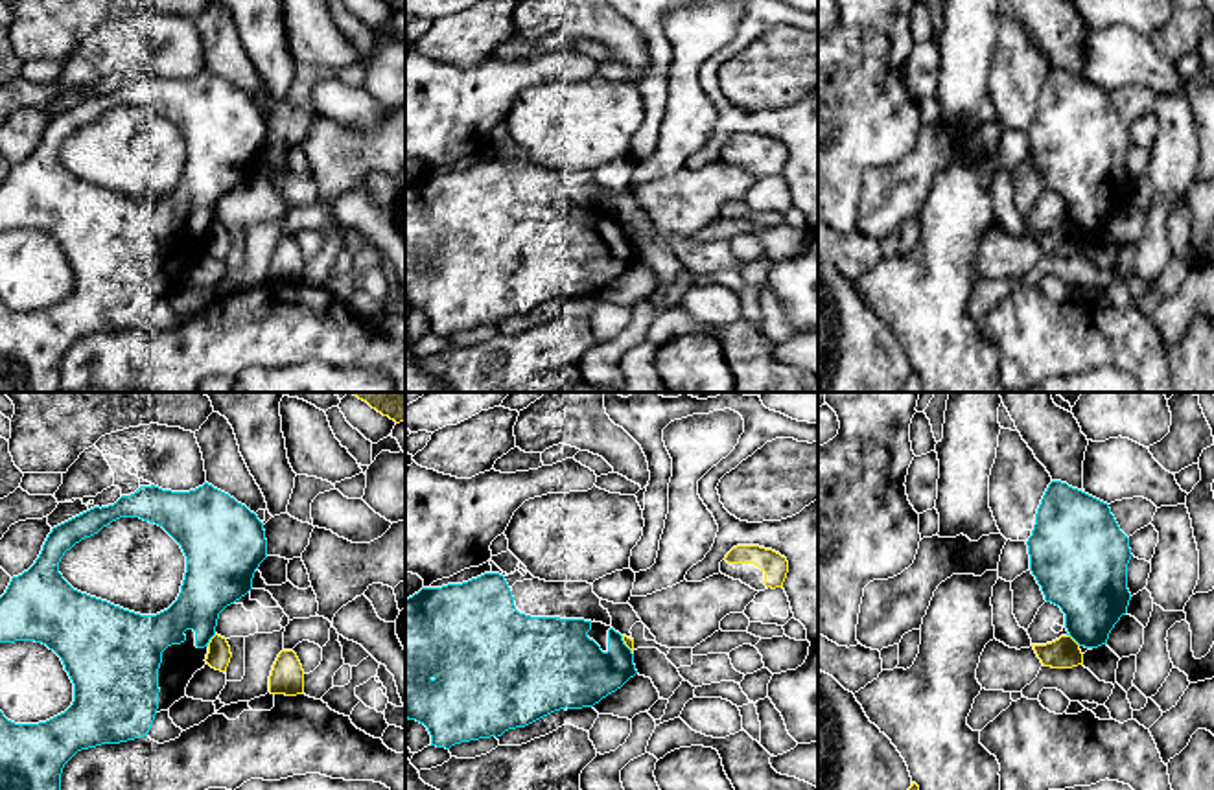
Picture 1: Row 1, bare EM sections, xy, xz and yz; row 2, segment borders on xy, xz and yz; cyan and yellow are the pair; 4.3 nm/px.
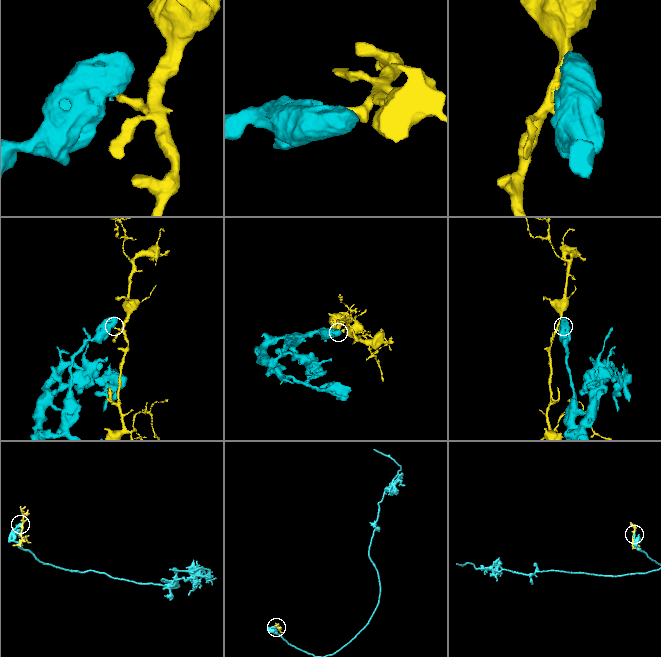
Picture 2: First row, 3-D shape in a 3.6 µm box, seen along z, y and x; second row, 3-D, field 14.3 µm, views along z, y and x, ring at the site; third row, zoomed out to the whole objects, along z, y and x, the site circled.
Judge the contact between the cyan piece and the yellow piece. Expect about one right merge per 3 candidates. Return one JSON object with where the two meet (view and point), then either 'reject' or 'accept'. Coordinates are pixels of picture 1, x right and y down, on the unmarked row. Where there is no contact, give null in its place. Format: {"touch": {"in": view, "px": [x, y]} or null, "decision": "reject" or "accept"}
{"touch": {"in": "yz", "px": [1074, 227]}, "decision": "reject"}

